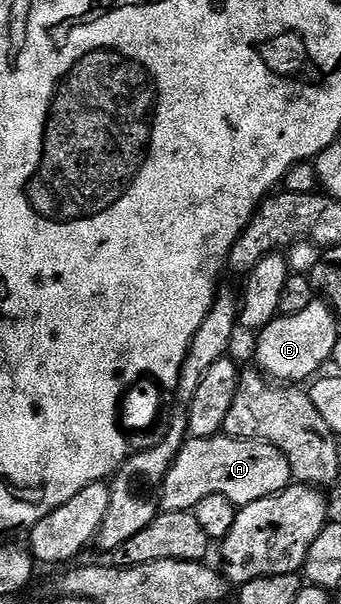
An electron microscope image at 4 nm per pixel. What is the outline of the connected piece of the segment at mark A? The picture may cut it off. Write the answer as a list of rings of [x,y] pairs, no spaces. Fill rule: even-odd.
[[[194,437],[186,440],[167,479],[161,485],[160,508],[166,513],[188,513],[207,495],[227,495],[237,506],[250,505],[289,488],[293,472],[289,460],[264,441],[238,441],[231,437]]]

